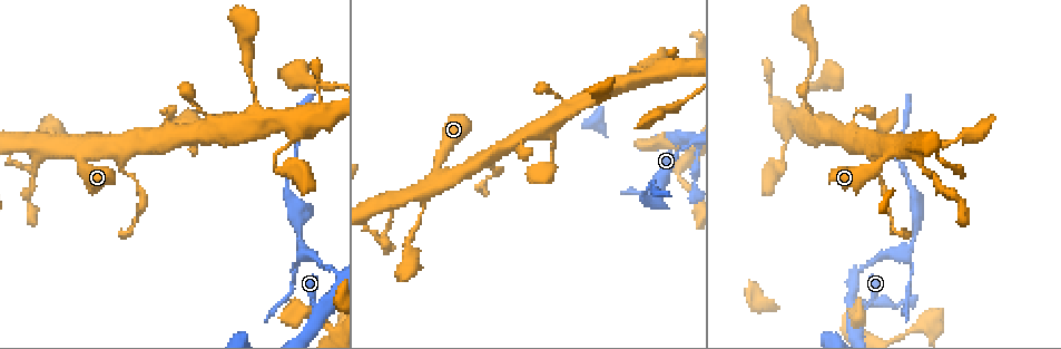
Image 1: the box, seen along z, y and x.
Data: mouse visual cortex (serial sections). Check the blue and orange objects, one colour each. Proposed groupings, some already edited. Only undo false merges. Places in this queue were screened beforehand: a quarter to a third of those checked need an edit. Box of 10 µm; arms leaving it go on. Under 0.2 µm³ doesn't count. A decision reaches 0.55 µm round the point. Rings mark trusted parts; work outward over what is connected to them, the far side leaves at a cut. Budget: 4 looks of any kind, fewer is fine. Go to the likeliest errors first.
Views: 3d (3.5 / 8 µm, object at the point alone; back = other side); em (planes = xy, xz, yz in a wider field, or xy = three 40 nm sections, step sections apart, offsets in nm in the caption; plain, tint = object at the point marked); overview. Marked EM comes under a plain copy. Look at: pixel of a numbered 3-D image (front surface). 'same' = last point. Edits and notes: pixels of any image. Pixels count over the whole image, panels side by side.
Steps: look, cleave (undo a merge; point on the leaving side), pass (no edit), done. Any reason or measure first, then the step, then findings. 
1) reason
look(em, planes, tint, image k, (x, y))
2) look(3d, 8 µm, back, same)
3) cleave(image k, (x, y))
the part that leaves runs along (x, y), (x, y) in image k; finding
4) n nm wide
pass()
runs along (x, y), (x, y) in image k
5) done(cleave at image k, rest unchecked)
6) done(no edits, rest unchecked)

sudden change in width
look(3d, 3.5 µm, back, image 1, (807, 90))

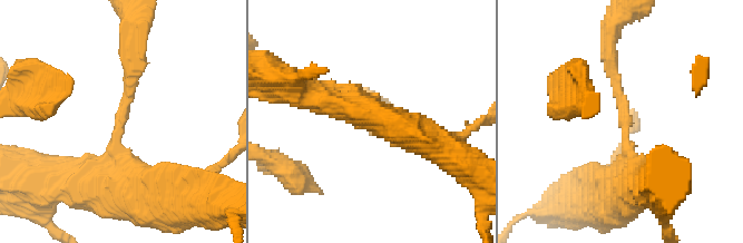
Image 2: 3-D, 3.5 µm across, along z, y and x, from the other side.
look(em, xy, step 1, tint, image 2, (626, 128))

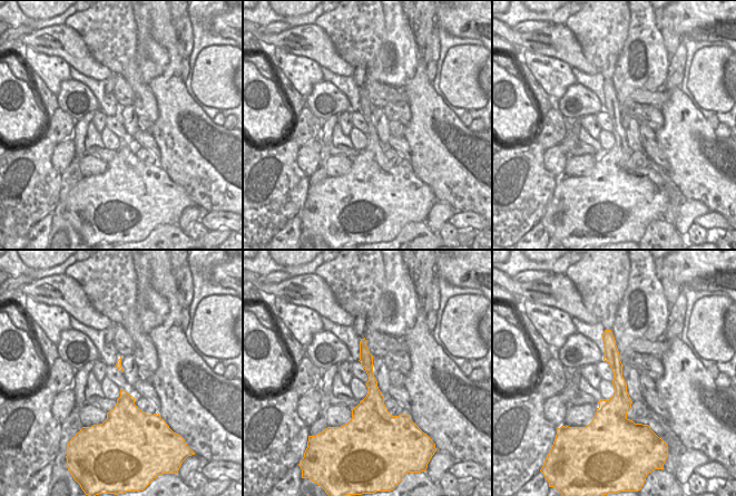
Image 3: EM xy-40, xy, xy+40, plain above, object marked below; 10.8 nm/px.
arms of 150, 500 nm
pass()
runs along (622, 192), (625, 116), (610, 61) in image 2; one cell here

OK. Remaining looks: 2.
a narrow waist
look(3d, 8 µm, image 1, (914, 235))

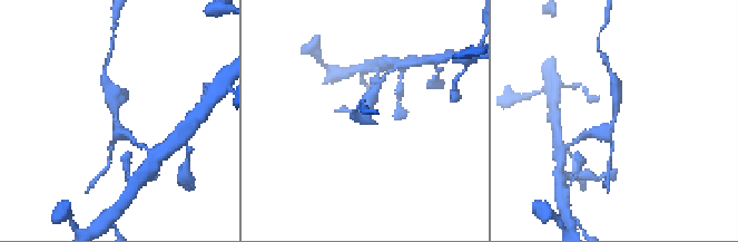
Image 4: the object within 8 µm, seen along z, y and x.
look(em, xy, step 5, tint, same)

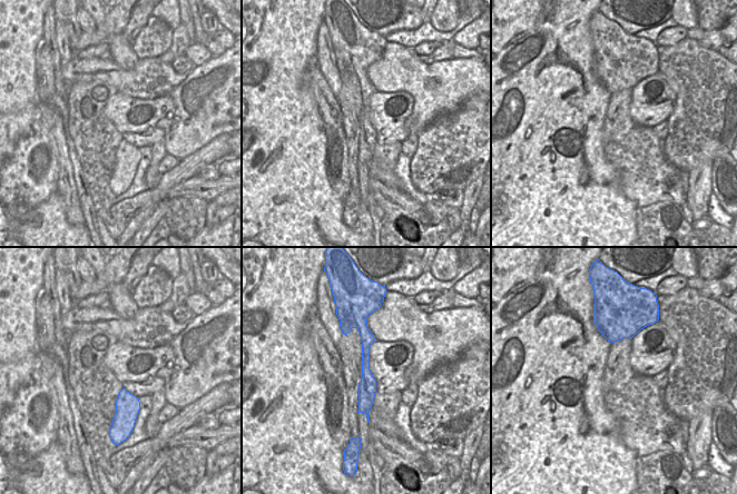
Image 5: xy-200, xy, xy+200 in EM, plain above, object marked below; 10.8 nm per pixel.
190 nm wide
cleave(image 4, (116, 105))
the part that leaves runs along (604, 129), (617, 113), (618, 93) in image 4; two cells meet here

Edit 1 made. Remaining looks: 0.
done(cleave at image 4, rest unchecked)

